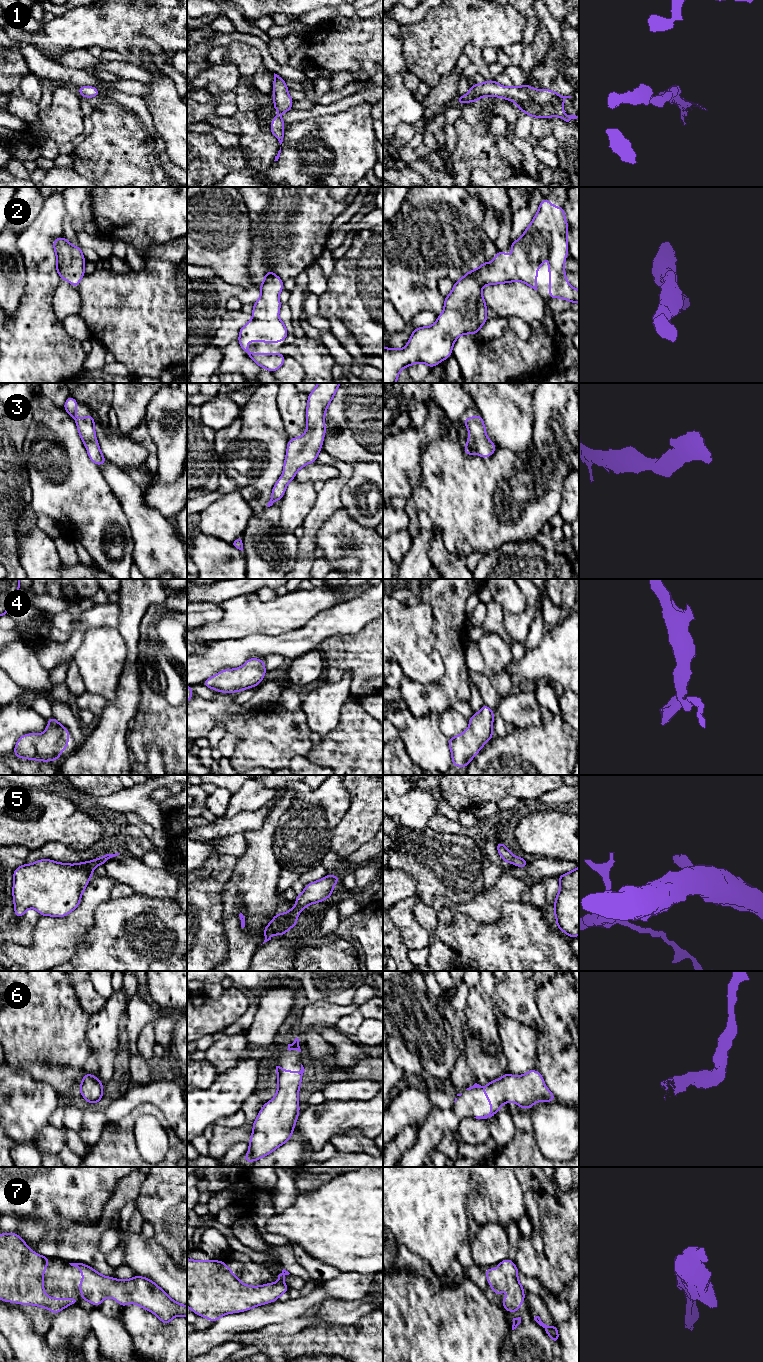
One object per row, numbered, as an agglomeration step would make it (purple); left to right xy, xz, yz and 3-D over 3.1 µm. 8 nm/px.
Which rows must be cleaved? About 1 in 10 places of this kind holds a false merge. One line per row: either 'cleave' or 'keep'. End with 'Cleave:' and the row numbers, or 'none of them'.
1: keep
2: keep
3: keep
4: keep
5: keep
6: keep
7: keep
Cleave: none of them

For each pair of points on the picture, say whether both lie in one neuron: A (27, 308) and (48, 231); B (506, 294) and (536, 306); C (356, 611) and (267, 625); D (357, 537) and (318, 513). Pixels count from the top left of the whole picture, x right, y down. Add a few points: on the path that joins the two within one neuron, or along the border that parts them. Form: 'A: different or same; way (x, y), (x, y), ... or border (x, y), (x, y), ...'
A: same; way (40, 289), (41, 267), (49, 259), (47, 250)
B: same; way (513, 299), (520, 300), (529, 306)
C: different; border (331, 606), (320, 610), (303, 626), (291, 631)
D: different; border (341, 506), (321, 525), (315, 538)

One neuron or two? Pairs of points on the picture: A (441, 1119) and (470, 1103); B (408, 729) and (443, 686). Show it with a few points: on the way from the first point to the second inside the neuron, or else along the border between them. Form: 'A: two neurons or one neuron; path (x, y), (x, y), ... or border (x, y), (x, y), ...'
A: one neuron; path (448, 1119), (451, 1119), (463, 1107)
B: two neurons; border (407, 707), (415, 716), (431, 710), (439, 714)

